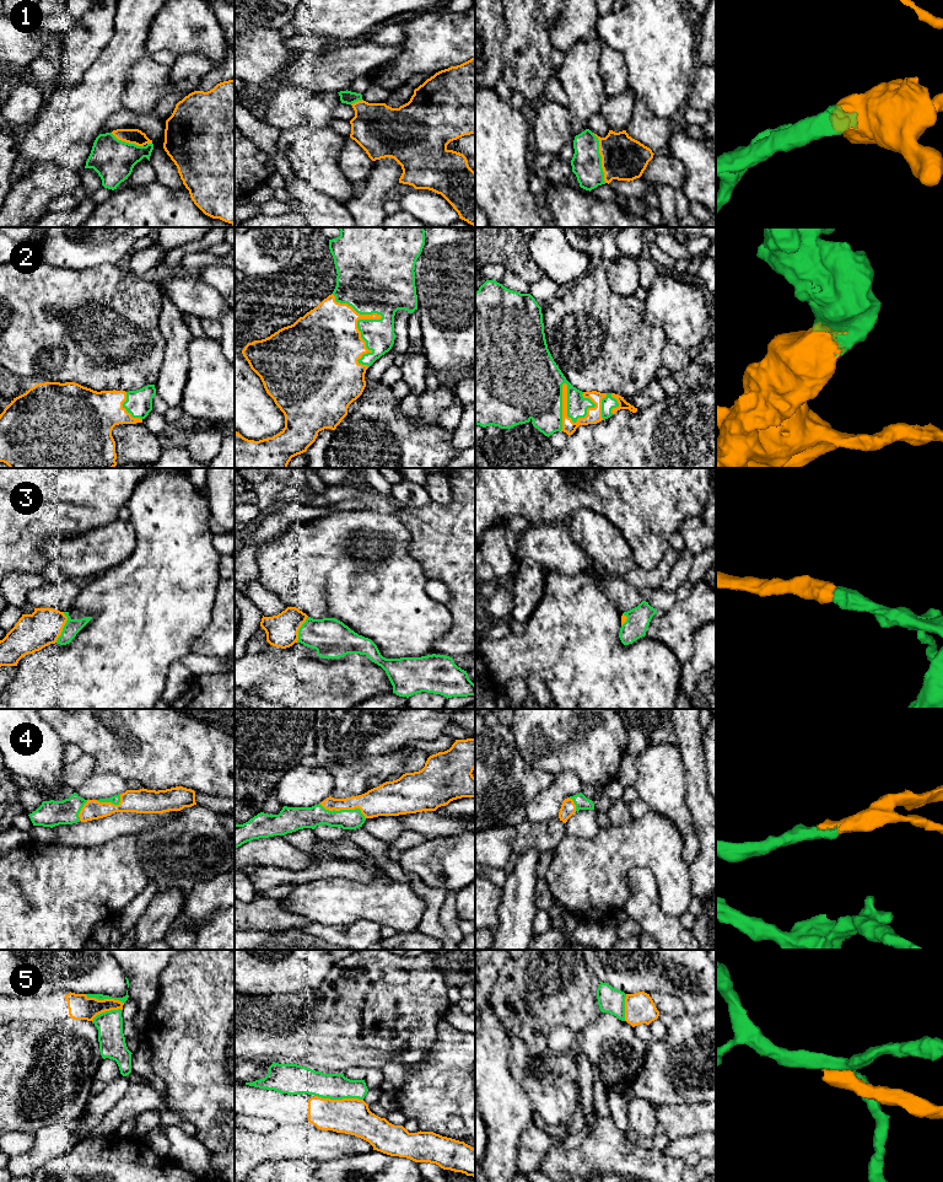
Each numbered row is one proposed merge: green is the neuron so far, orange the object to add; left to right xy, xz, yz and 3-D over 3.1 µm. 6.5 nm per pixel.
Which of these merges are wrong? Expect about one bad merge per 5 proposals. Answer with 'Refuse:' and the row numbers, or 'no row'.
Refuse: 5

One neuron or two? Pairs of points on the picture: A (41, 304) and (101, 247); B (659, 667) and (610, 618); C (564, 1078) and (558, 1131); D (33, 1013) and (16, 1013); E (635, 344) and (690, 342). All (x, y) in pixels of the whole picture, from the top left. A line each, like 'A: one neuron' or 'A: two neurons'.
A: two neurons
B: one neuron
C: two neurons
D: one neuron
E: two neurons

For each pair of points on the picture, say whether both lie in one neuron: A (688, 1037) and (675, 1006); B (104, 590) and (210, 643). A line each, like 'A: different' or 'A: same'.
A: different
B: different

